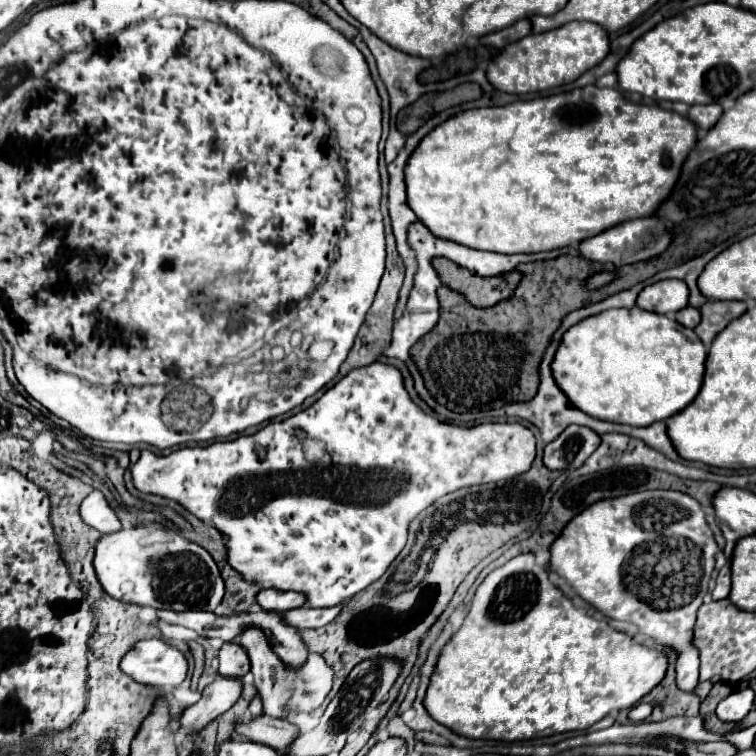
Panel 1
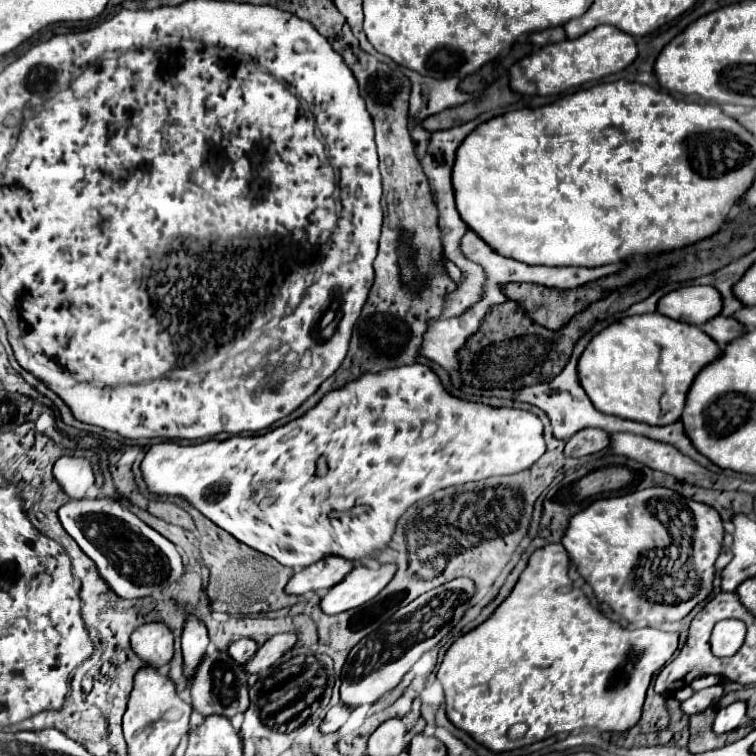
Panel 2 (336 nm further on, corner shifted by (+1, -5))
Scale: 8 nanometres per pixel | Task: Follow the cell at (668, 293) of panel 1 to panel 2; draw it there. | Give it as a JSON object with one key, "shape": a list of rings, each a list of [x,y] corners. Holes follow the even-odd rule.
{"shape":[[[683,286],[657,302],[657,312],[691,326],[703,326],[719,314],[721,298],[713,286]]]}

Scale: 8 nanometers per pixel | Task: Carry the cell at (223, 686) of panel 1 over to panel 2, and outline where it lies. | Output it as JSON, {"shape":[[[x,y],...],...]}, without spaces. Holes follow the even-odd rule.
{"shape":[[[289,632],[289,634],[277,634],[273,636],[271,640],[267,640],[257,652],[255,656],[243,666],[243,670],[247,674],[259,674],[263,670],[267,670],[269,666],[273,666],[293,644],[295,644],[295,634]]]}

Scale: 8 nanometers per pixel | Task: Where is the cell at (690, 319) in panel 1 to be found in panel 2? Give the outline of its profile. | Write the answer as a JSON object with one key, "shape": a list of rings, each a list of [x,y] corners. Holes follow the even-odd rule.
{"shape":[[[715,316],[709,322],[703,324],[703,332],[709,334],[719,346],[729,344],[731,340],[739,338],[745,334],[745,326],[739,324],[733,318],[725,318],[725,316]]]}

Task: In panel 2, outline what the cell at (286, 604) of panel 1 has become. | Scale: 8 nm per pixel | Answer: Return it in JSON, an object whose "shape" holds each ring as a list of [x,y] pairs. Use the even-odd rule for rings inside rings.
{"shape":[[[325,558],[323,562],[315,562],[315,566],[297,572],[285,586],[285,592],[301,596],[307,592],[329,590],[339,584],[351,572],[351,568],[351,562],[343,562],[343,558]]]}

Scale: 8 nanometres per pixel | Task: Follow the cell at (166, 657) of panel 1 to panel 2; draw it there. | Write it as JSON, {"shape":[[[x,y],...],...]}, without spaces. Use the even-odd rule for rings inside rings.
{"shape":[[[147,624],[131,634],[131,648],[147,666],[161,668],[173,658],[173,634],[165,624]]]}

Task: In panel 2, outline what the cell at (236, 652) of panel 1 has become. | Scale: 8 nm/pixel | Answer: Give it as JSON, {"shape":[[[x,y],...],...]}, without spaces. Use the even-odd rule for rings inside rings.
{"shape":[[[241,638],[237,642],[231,642],[227,652],[237,664],[245,664],[257,652],[257,644],[253,640],[249,640],[249,638]]]}

